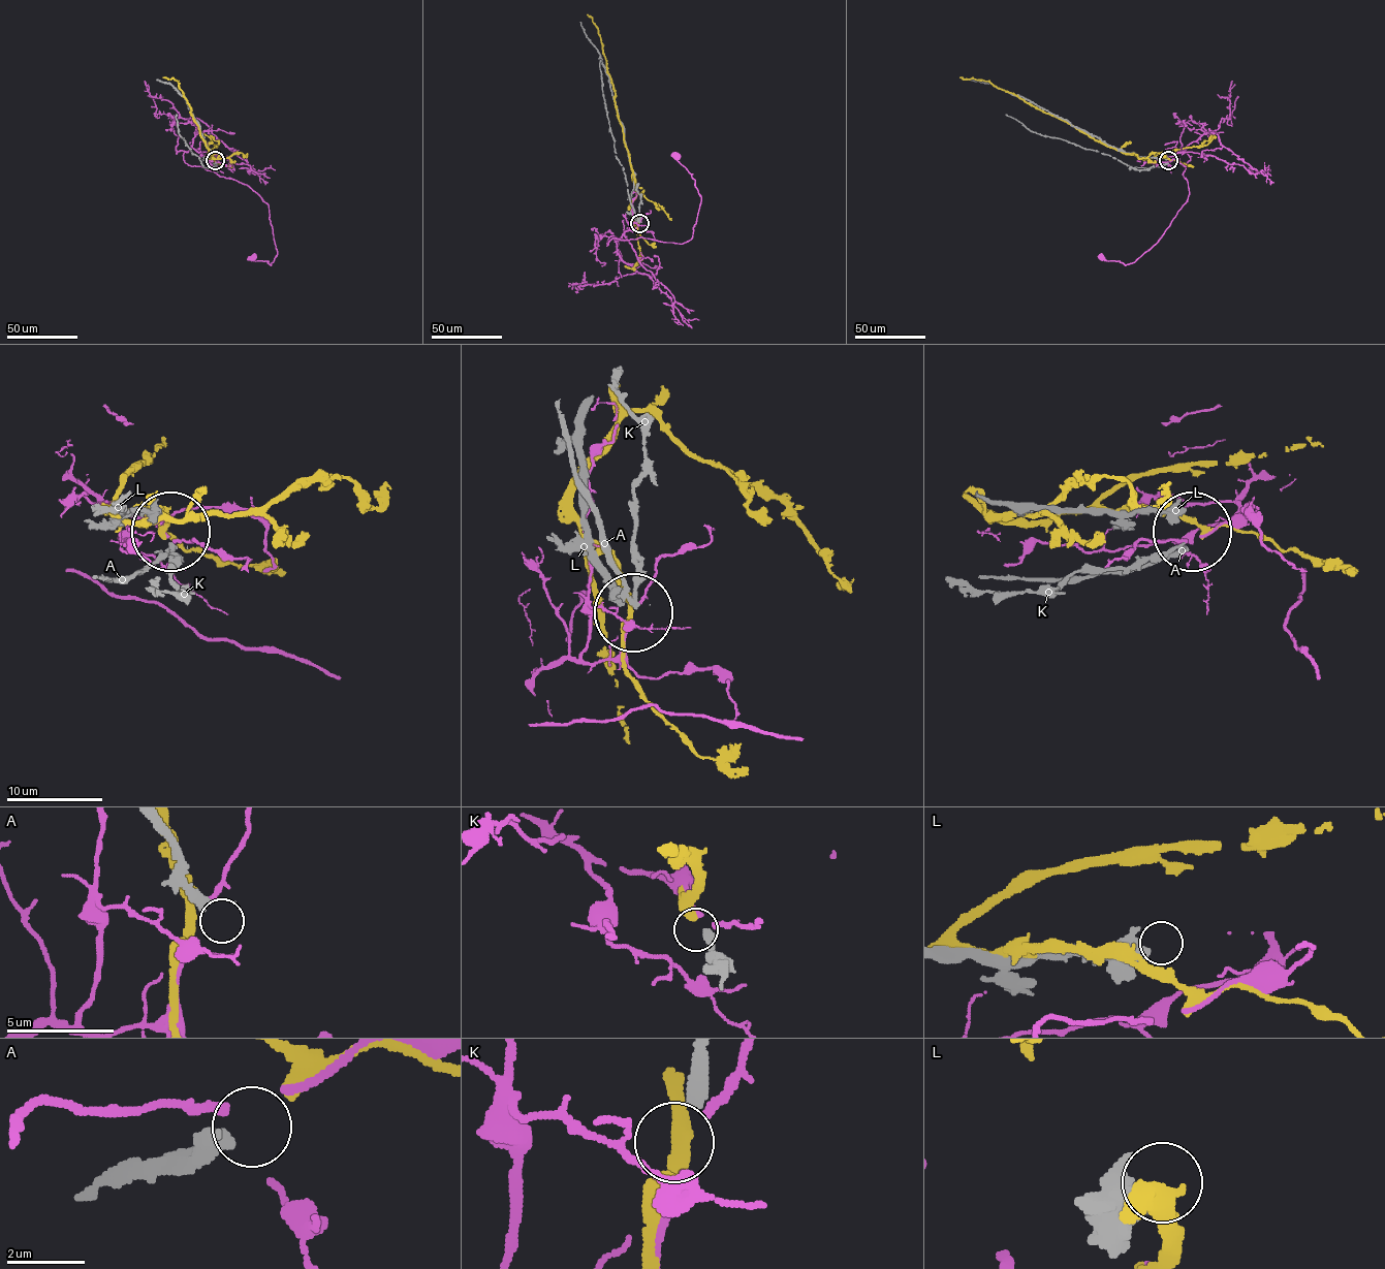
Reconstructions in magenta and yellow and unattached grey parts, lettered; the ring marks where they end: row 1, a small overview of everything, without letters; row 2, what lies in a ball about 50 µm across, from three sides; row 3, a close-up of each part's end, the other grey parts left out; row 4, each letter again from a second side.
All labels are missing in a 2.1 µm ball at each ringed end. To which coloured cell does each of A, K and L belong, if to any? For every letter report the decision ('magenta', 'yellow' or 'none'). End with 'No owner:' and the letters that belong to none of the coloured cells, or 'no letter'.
A: none
K: yellow
L: none
No owner: A, L

